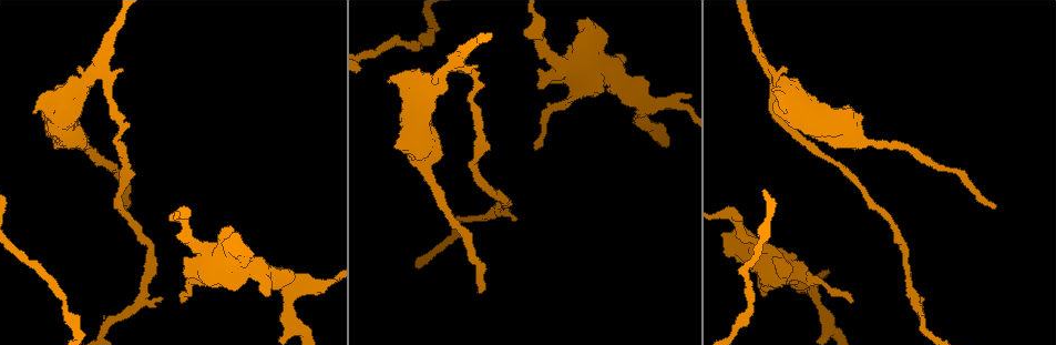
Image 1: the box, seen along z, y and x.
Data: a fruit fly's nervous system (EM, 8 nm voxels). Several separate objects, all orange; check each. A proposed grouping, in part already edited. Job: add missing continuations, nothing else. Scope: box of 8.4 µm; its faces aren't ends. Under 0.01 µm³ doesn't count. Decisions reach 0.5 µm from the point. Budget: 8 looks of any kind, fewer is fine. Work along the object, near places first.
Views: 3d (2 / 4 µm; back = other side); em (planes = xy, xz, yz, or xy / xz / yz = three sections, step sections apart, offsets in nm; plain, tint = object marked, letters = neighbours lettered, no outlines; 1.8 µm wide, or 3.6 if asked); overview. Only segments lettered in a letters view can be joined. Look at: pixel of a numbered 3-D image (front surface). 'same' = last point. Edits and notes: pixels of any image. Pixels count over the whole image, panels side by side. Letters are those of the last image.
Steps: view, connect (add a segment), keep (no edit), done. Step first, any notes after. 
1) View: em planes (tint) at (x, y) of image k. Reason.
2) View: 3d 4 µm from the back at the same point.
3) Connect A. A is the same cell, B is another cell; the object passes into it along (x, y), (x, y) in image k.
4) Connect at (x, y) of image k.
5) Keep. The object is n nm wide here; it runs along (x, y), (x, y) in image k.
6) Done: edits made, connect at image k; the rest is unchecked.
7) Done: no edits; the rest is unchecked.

View: 3d 2 µm at (850, 303) of image 1. An open end.

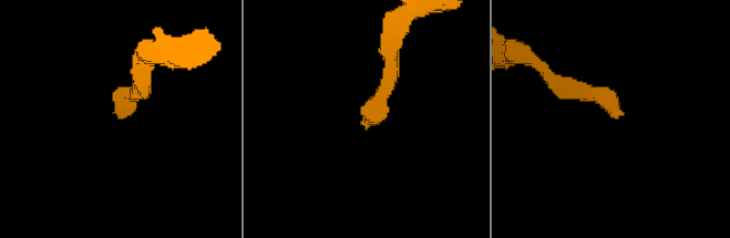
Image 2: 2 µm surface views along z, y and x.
View: em yz step 8 (letters) at (364, 121) of image 2.

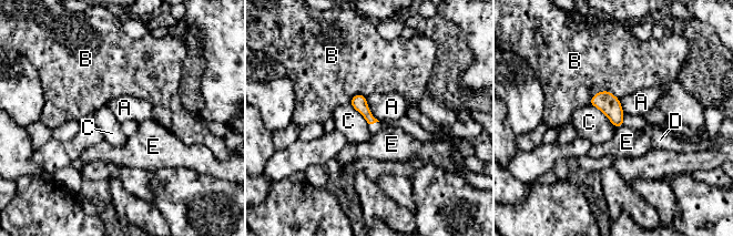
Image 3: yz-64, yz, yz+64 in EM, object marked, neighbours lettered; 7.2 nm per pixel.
Keep. The object is 110 nm wide here; A, B, C, D and E are other cells; a border runs along (590, 103), (598, 108), (616, 126) in image 3; none of them fits.

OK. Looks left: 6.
View: em planes (tint) at (623, 61) of image 1. An open end.

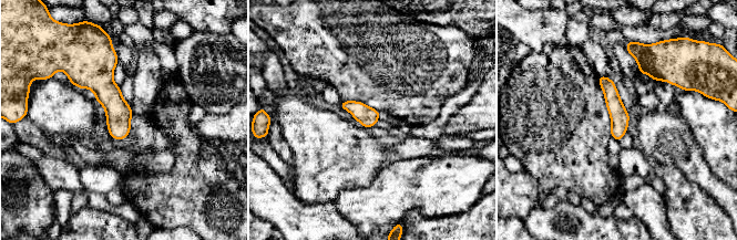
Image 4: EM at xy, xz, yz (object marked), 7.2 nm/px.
View: em planes (letters) at the same point.

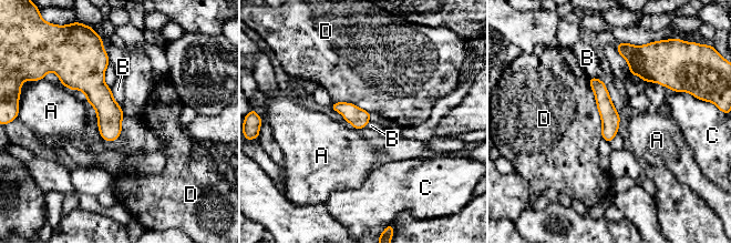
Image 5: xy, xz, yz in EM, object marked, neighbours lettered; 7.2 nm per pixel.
Keep. A, B, C and D are other cells; a border runs along (589, 75), (605, 84), (619, 115) in image 5; none of them fits.

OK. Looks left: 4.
View: 3d 4 µm at (684, 107) of image 1. Thick turns thin.

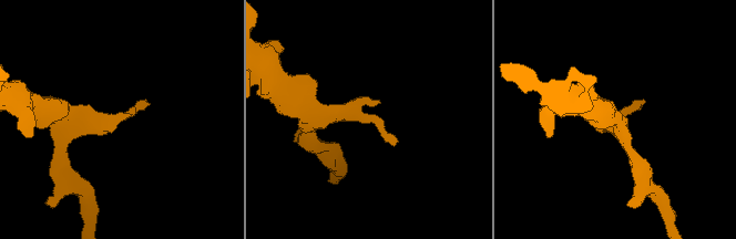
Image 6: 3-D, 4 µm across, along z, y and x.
View: em xy step 4 (tint) at (118, 121) of image 6. Need the tissue.

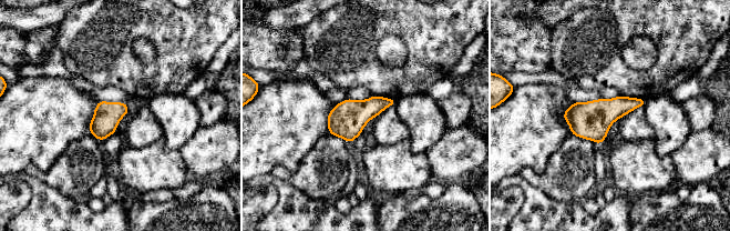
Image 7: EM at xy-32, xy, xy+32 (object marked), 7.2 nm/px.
View: em planes (letters) at the same point.

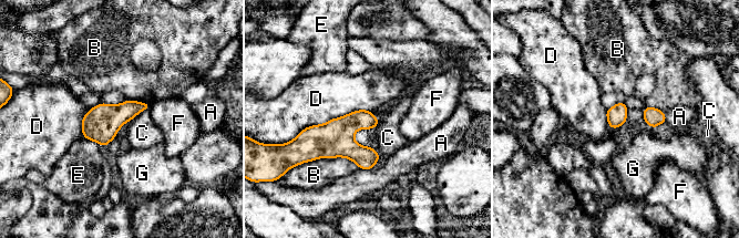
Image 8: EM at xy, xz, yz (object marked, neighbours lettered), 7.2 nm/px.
Keep. A, B, C, D, E, F and G are other cells; a border runs along (149, 109), (142, 110), (131, 121) in image 8; no lettered segment goes on from it.

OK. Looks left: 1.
Done: no edits; the rest is unchecked.

